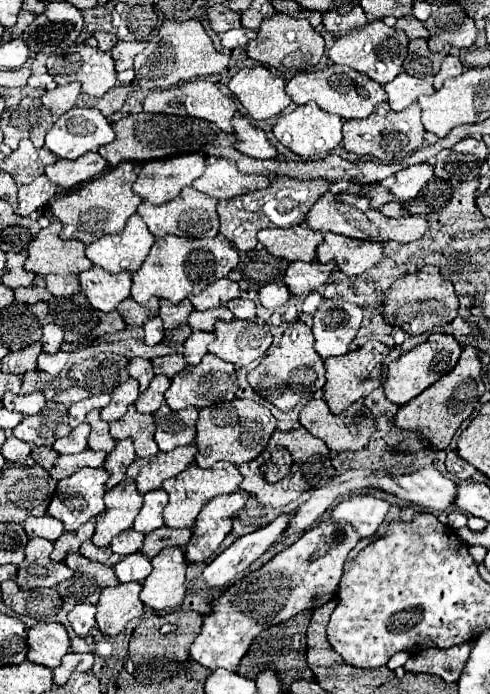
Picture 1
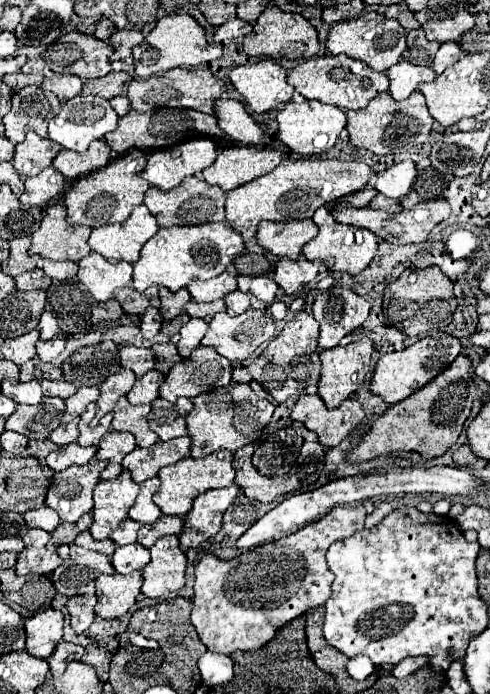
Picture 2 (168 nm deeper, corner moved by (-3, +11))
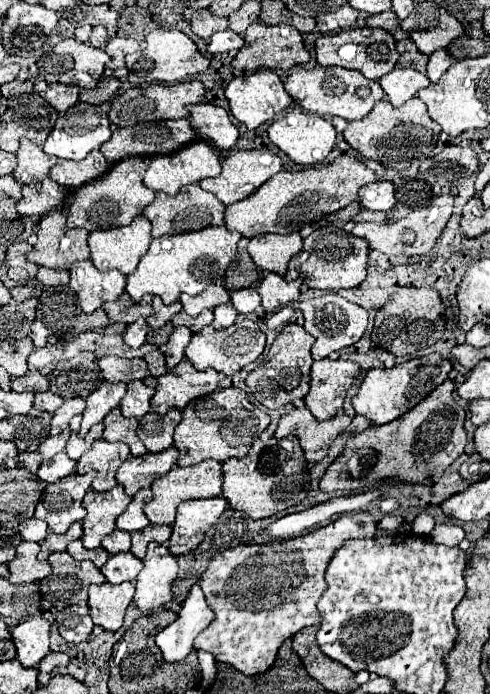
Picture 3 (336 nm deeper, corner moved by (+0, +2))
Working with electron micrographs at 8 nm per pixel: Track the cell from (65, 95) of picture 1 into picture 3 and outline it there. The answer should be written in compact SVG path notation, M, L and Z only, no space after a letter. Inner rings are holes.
M48 84L48 88L40 94L44 100L48 100L58 112L68 110L78 102L78 86L64 86L64 84Z

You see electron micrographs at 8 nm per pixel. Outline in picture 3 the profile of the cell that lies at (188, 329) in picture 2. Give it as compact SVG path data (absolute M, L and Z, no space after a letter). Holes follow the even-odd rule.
M186 326L174 328L174 332L172 332L170 338L168 338L166 350L164 350L166 366L168 366L168 368L174 368L174 366L184 358L184 350L186 350L186 346L190 344L190 340L192 340L190 328L186 328Z

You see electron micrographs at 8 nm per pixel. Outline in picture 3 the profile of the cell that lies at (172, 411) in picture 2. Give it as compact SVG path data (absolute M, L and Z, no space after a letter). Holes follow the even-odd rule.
M172 408L166 416L148 412L146 416L142 416L136 434L144 442L148 452L162 452L174 444L172 434L180 420L182 420L182 412L178 408Z

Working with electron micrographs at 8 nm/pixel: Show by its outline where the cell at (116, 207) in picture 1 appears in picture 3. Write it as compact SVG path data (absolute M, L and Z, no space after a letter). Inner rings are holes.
M132 156L116 162L104 176L80 186L74 192L74 202L70 204L68 228L86 228L88 232L94 232L128 226L154 200L154 192L148 190L142 182L144 170L146 160L140 156Z

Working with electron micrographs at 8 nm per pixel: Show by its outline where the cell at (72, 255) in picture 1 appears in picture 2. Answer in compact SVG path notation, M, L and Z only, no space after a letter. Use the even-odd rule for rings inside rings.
M61 203L47 209L39 229L33 233L33 245L29 249L29 255L37 253L41 257L57 261L79 261L91 253L87 245L91 229L87 225L69 225L65 213L65 205Z

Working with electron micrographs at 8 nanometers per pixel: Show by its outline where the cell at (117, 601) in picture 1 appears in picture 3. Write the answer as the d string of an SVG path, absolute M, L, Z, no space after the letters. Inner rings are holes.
M92 584L88 594L88 606L94 624L102 626L104 630L118 630L122 626L126 608L134 598L134 584Z

